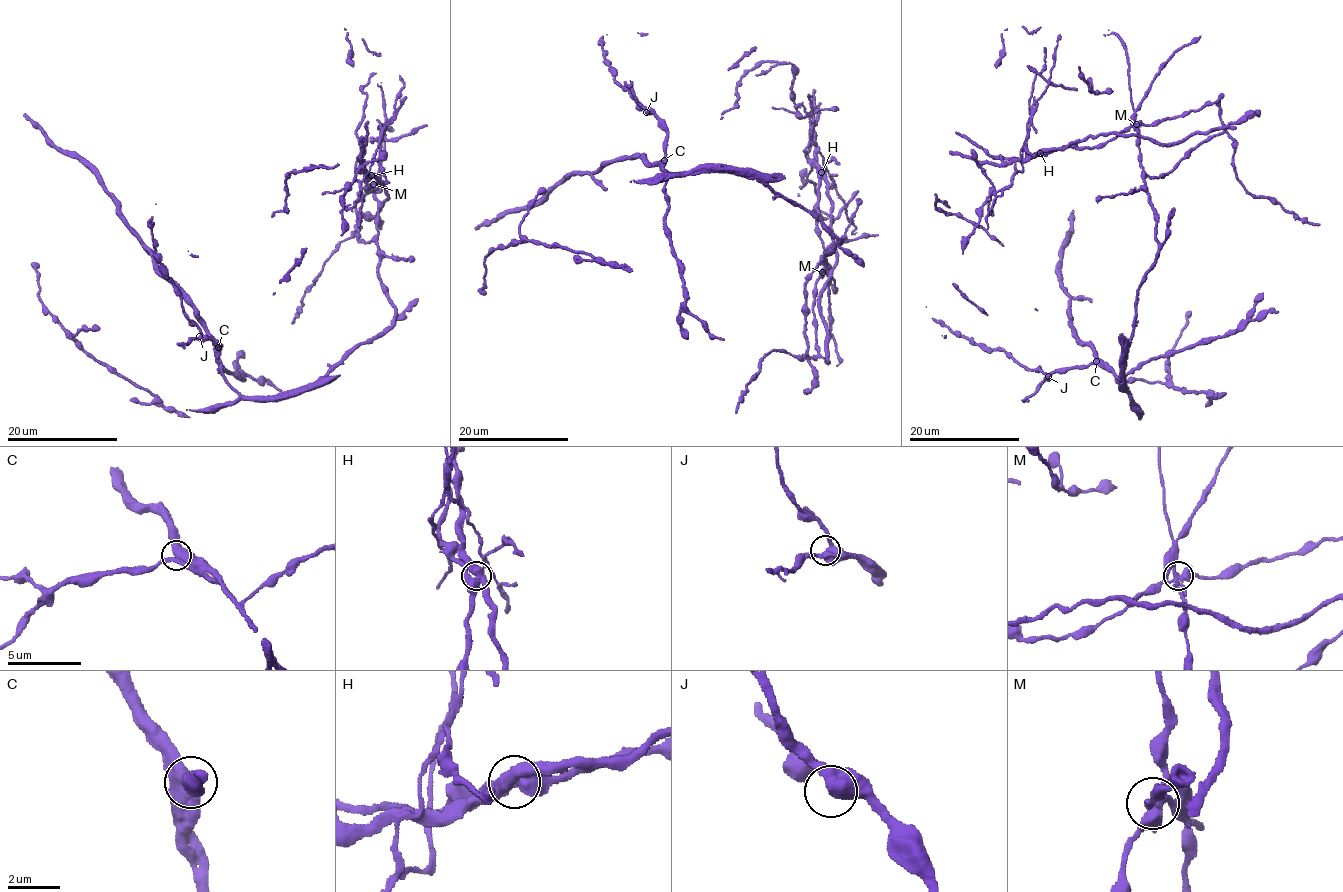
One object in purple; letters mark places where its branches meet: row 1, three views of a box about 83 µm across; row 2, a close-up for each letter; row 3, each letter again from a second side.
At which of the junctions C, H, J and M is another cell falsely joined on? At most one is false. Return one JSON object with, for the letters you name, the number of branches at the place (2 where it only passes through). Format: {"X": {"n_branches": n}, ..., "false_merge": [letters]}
{"H": {"n_branches": 3}, "false_merge": ["H"]}

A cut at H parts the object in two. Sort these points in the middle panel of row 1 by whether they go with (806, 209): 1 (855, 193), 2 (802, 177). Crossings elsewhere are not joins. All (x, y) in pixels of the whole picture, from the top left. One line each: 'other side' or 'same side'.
1: other side
2: other side

